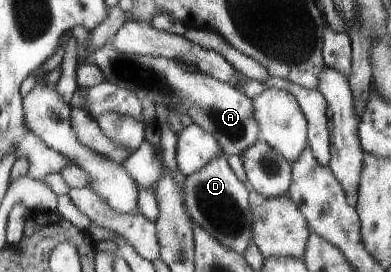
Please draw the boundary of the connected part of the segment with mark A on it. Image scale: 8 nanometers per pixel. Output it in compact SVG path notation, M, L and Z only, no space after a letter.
M111 42L98 48L86 60L100 68L111 84L132 92L137 98L150 98L156 105L189 116L193 123L213 135L227 156L240 156L258 139L259 127L253 116L250 98L212 75L203 72L198 74L196 67L190 68L179 60L165 57L115 51Z

